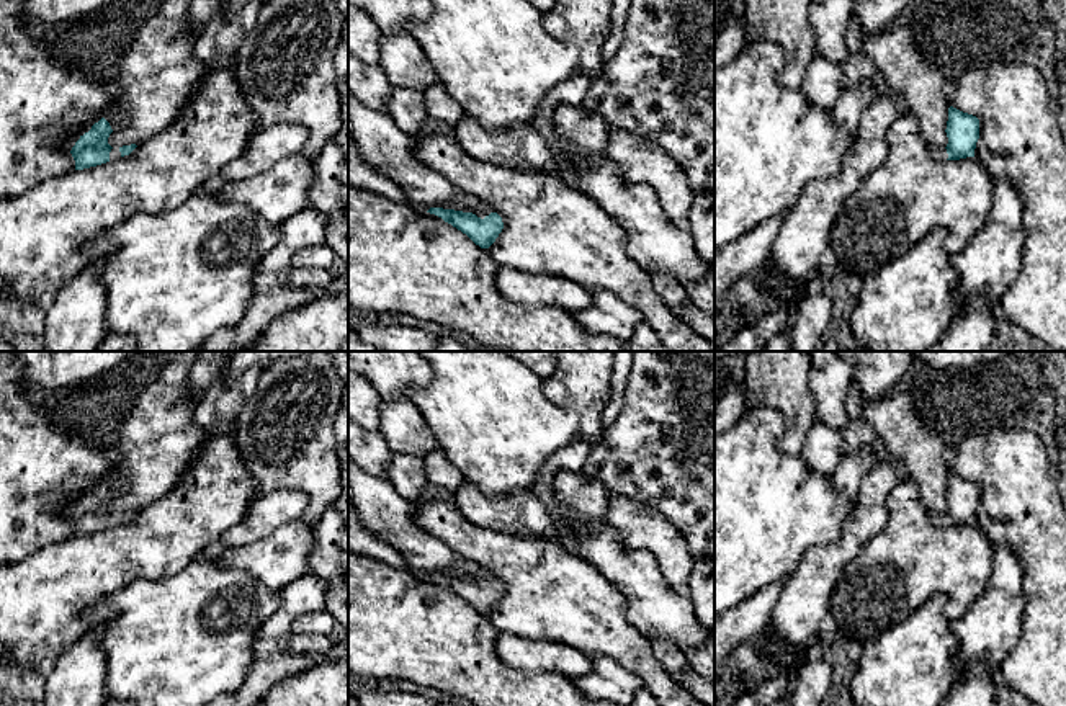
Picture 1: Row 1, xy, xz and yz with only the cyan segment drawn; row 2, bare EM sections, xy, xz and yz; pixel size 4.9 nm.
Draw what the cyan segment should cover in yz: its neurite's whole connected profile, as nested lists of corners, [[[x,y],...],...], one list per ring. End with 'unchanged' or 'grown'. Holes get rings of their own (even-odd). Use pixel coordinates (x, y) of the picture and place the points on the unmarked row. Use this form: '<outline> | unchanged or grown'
[[[950,472],[945,498],[948,503],[945,513],[929,512],[927,515],[934,526],[943,528],[974,523],[976,508],[979,505],[979,485],[976,482]]] | grown

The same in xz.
[[[348,459],[348,497],[366,528],[401,552],[417,575],[441,583],[481,614],[504,595],[502,583],[479,564],[458,556],[415,523],[414,502],[383,477],[366,474]]] | grown

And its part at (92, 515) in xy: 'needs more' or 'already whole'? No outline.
needs more

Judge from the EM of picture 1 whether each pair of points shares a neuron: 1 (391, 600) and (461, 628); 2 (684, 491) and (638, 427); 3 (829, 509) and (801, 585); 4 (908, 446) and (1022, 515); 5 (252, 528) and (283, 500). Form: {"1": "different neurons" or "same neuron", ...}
{"1": "same neuron", "2": "same neuron", "3": "different neurons", "4": "different neurons", "5": "same neuron"}

